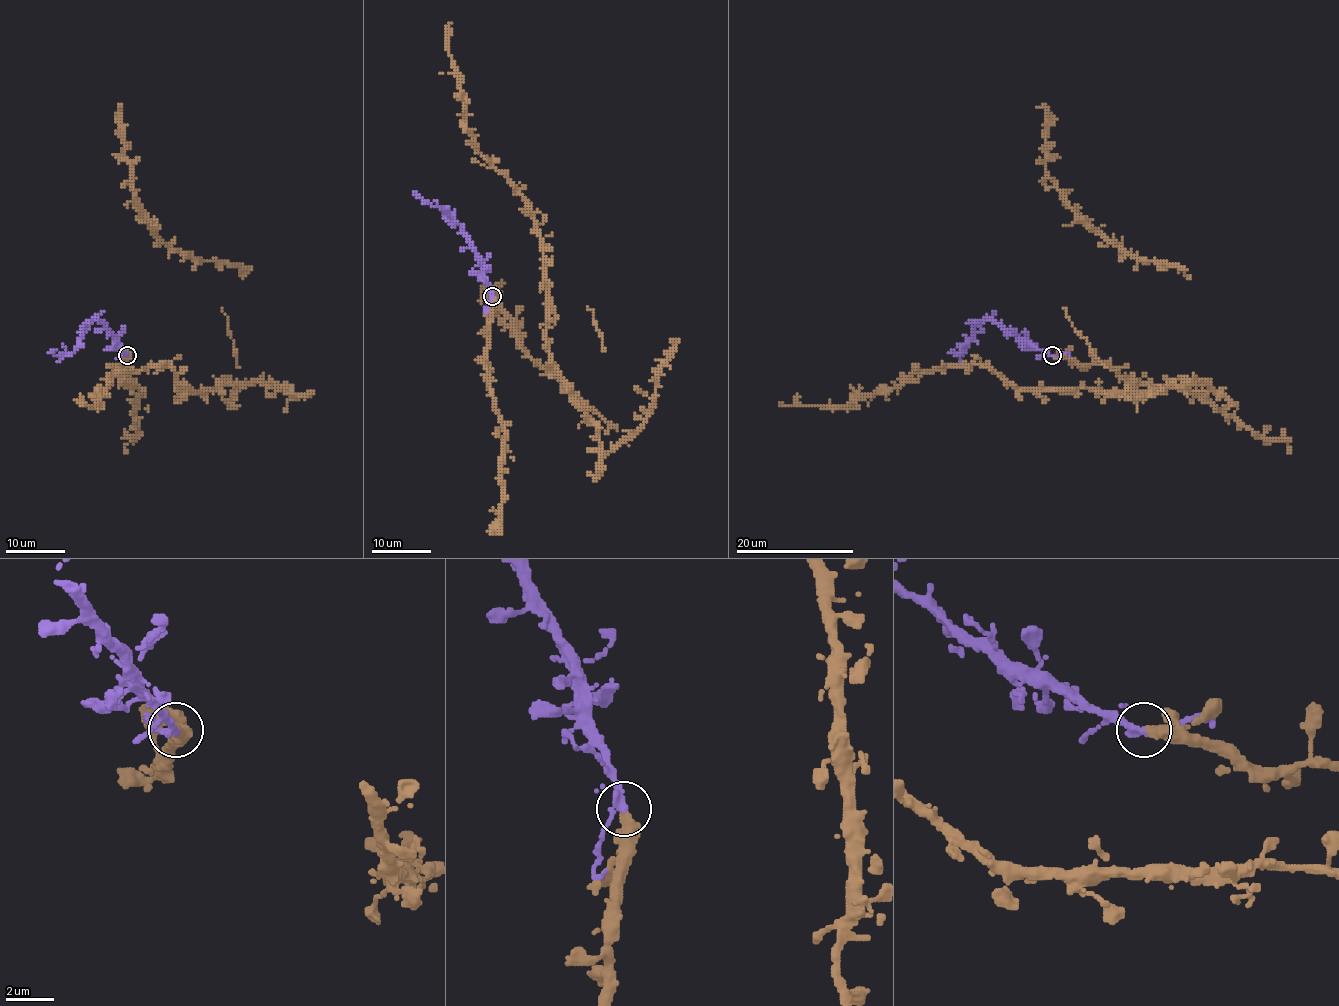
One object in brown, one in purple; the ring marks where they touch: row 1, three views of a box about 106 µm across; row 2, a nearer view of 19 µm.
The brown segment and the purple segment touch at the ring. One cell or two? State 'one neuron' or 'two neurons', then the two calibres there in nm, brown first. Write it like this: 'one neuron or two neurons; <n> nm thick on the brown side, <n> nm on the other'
one neuron; 440 nm thick on the brown side, 300 nm on the other

